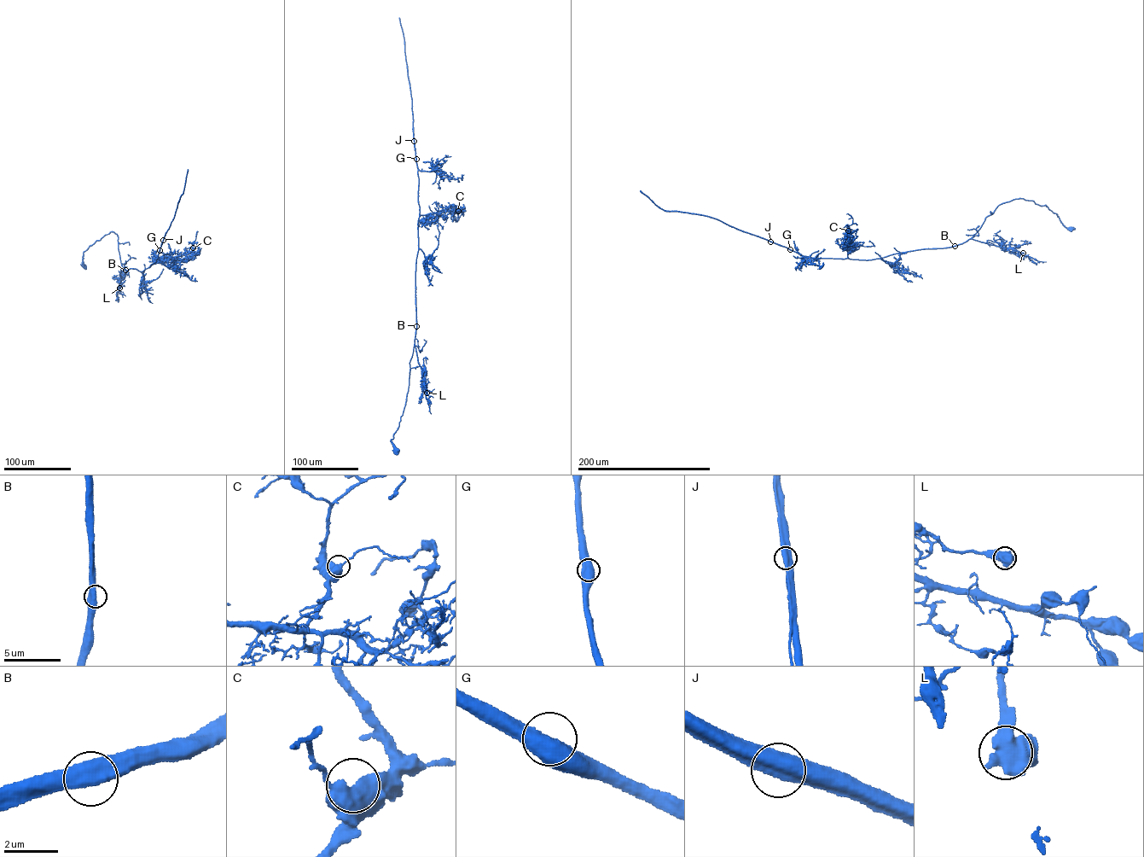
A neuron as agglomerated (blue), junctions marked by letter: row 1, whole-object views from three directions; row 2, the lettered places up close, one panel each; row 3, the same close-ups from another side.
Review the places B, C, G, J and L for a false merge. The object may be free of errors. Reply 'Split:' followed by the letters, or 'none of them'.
Split: J

